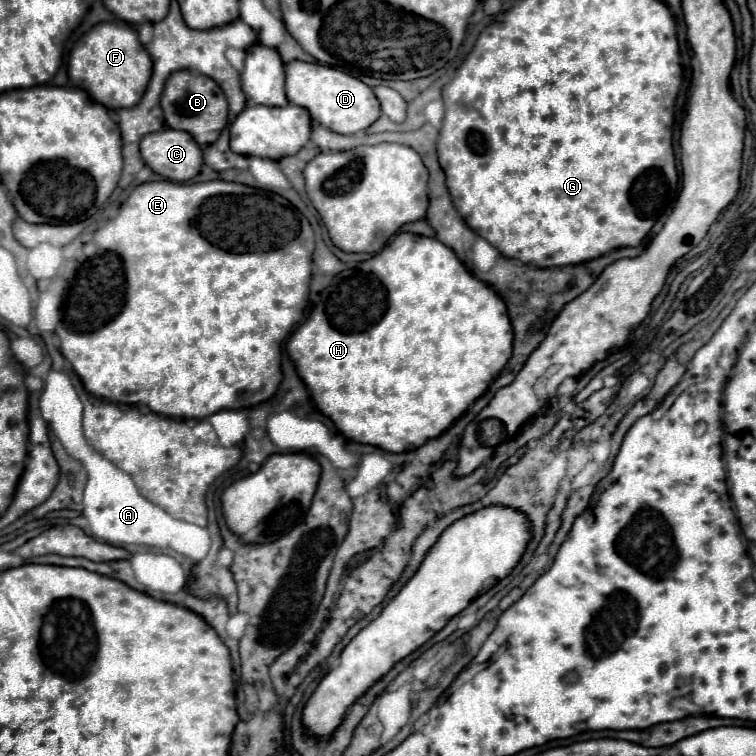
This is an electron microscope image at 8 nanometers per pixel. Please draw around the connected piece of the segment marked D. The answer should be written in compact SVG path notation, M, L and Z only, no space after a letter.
M294 60L286 64L286 96L292 104L304 106L314 122L336 134L356 134L366 130L380 116L380 102L368 84L336 68L316 62L308 64Z

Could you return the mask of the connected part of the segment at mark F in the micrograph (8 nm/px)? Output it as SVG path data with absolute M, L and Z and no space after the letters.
M102 22L86 32L72 48L68 60L70 86L82 88L92 102L108 110L132 108L140 102L152 74L152 60L138 40L138 34L124 22Z

